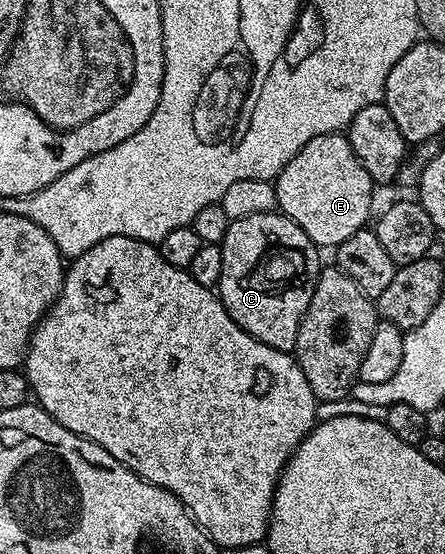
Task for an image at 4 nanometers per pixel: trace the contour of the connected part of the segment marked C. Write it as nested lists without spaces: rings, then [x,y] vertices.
[[[268,211],[232,220],[227,237],[223,237],[219,246],[223,253],[223,273],[215,291],[229,316],[251,337],[263,341],[263,345],[292,352],[317,276],[323,270],[323,262],[317,256],[319,249],[311,237],[286,215]]]

